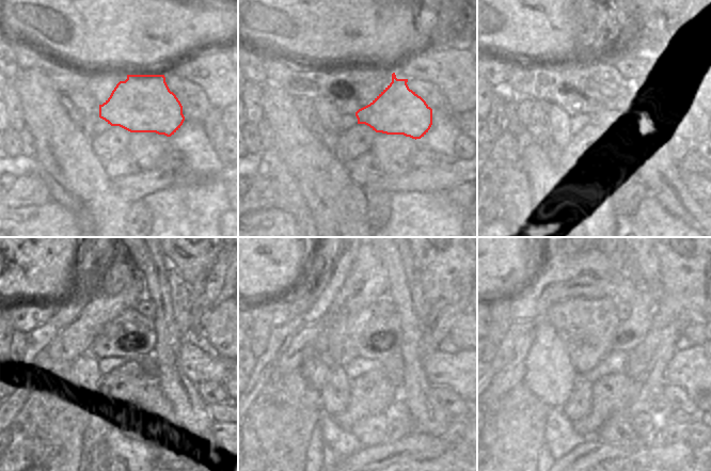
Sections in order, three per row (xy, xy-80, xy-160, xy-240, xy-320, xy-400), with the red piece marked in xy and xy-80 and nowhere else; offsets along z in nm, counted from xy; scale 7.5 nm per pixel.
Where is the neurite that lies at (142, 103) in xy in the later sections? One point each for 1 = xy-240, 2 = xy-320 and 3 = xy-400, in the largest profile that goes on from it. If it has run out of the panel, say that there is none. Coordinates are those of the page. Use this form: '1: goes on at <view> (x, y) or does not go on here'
1: goes on at xy-240 (200, 367)
2: goes on at xy-320 (454, 370)
3: goes on at xy-400 (694, 370)

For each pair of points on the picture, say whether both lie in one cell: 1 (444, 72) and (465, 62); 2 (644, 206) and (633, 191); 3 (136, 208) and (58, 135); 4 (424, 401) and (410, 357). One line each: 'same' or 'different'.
1: same
2: different
3: different
4: same

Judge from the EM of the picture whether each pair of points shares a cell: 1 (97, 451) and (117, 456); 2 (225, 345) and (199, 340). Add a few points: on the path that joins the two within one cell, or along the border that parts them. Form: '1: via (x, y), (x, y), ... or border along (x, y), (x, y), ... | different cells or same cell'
1: border along (100, 430), (100, 436), (109, 452), (109, 459) | different cells
2: border along (202, 332), (222, 357) | different cells

